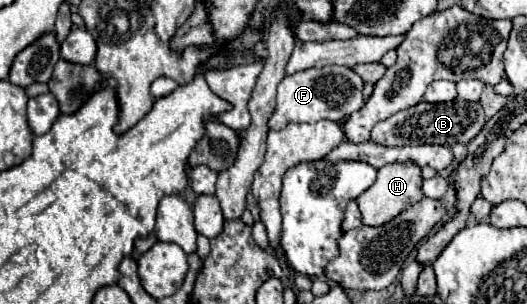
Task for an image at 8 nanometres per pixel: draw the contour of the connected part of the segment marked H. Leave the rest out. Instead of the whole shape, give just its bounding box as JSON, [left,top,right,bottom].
[357,161,423,227]

